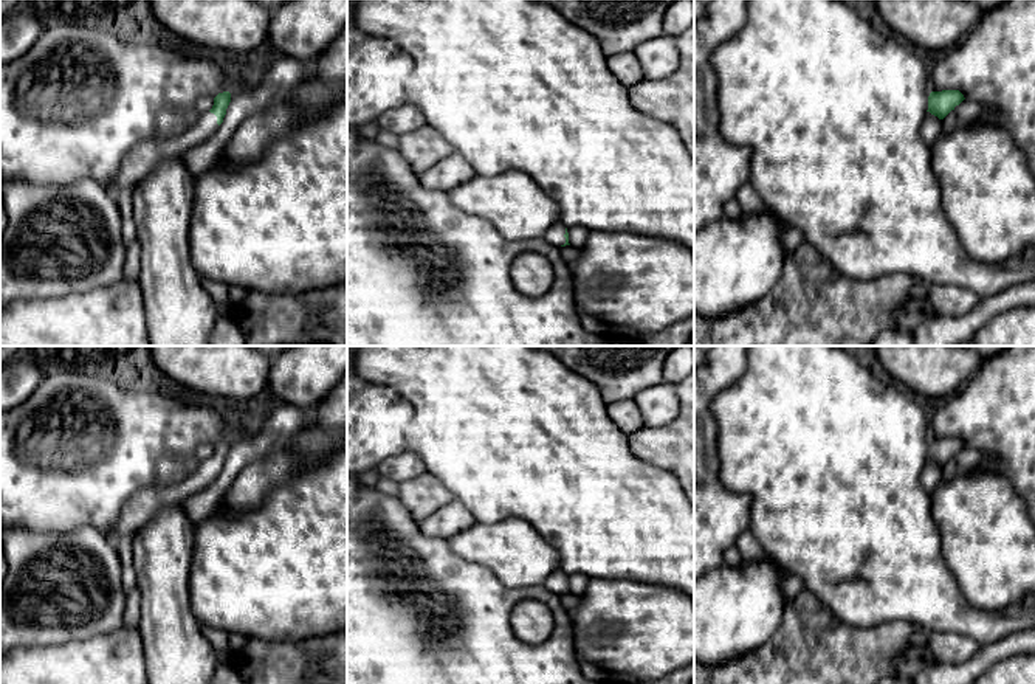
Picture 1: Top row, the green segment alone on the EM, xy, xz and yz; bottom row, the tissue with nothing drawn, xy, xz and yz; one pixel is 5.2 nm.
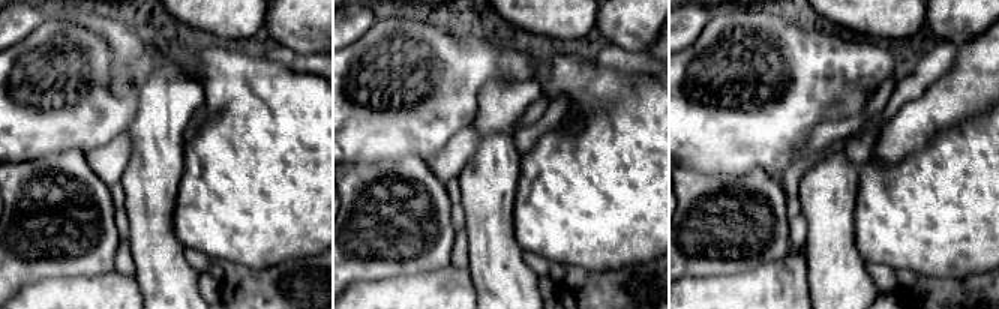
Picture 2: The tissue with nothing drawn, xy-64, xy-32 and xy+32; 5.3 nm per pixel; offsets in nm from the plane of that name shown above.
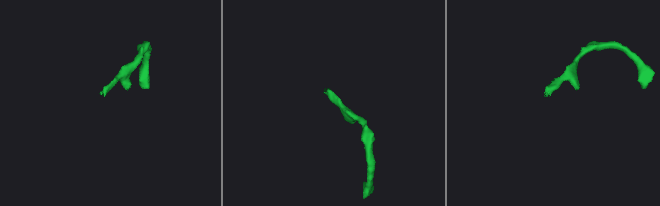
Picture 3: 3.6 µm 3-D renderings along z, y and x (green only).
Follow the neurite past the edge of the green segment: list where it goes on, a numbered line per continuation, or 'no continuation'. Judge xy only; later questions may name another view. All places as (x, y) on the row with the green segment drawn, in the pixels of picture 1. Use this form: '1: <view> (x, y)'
1: xy (144, 155)

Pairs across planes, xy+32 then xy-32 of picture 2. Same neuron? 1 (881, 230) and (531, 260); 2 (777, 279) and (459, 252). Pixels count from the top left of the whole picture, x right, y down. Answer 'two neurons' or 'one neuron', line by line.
1: two neurons
2: two neurons

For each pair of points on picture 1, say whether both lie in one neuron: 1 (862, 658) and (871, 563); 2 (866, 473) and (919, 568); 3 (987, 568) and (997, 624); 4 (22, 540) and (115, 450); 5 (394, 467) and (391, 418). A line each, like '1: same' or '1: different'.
1: different
2: same
3: different
4: different
5: different

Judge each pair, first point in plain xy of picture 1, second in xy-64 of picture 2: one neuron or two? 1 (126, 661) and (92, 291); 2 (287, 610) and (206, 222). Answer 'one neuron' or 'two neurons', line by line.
1: one neuron
2: one neuron

